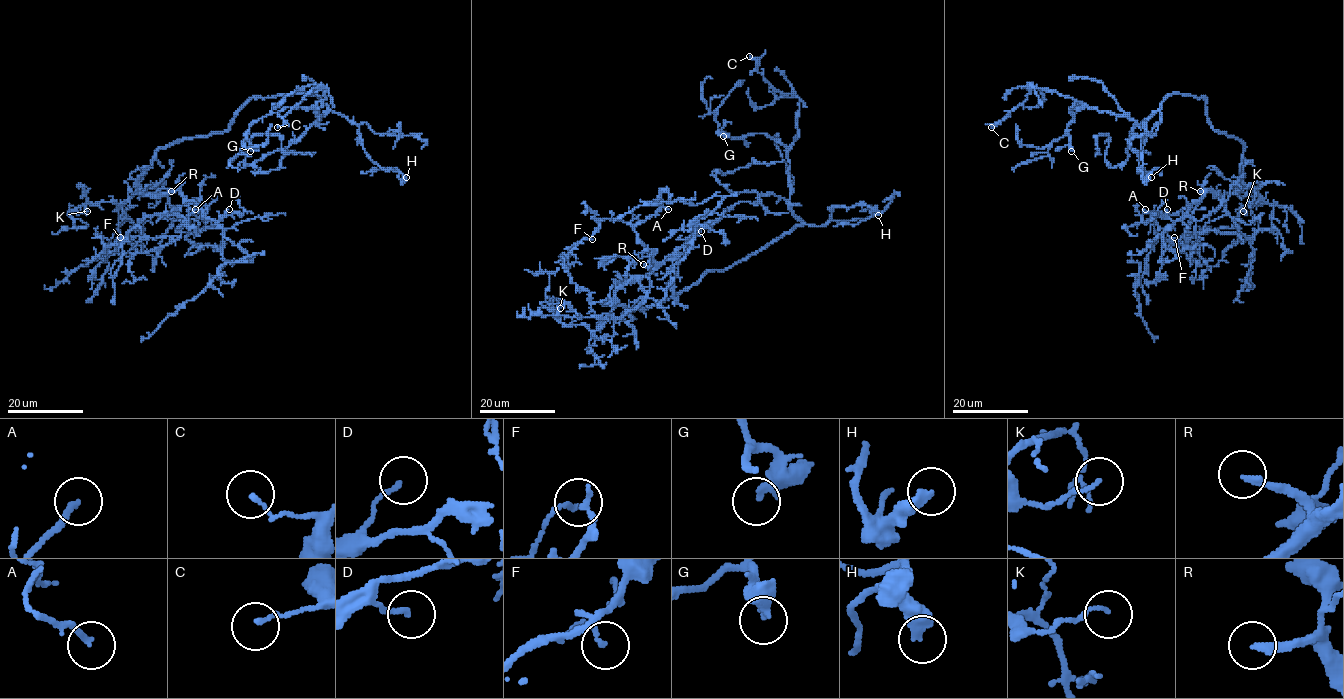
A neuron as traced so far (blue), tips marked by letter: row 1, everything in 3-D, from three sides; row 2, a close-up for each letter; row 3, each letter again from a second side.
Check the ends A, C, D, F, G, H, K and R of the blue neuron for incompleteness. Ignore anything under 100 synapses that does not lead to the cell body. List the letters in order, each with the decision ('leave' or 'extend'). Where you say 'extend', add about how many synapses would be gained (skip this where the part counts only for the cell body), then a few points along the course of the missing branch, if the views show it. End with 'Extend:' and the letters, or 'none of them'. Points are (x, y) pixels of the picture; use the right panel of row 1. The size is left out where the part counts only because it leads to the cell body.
A: leave
C: leave
D: leave
F: leave
G: leave
H: leave
K: leave
R: extend | 160 syn | (1200, 191), (1186, 190), (1165, 216), (1153, 240), (1153, 249), (1165, 262), (1171, 277), (1177, 281)
Extend: R

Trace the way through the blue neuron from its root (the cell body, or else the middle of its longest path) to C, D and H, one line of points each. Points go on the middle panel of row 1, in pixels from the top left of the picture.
C: (675, 296), (802, 224), (788, 205), (799, 99), (777, 91), (749, 56)
D: (675, 296), (642, 309), (612, 305), (615, 292), (624, 283), (644, 278), (695, 230), (701, 231)
H: (675, 296), (706, 272), (730, 268), (798, 226), (825, 225), (835, 206), (865, 204), (876, 207), (878, 215)

